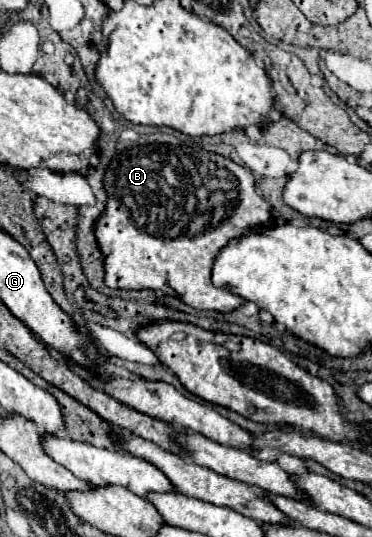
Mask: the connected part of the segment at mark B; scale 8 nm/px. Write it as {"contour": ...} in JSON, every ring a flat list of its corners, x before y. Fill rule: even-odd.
{"contour":[[137,144,115,154,105,170,103,186,107,192,107,212,95,222,95,240,103,254,105,284,109,288,149,288,175,294,197,310,231,312,245,302,241,296,211,284,211,266,217,252,229,240,239,238,249,228,271,222,271,206,255,192,253,172,249,168,199,146]]}

